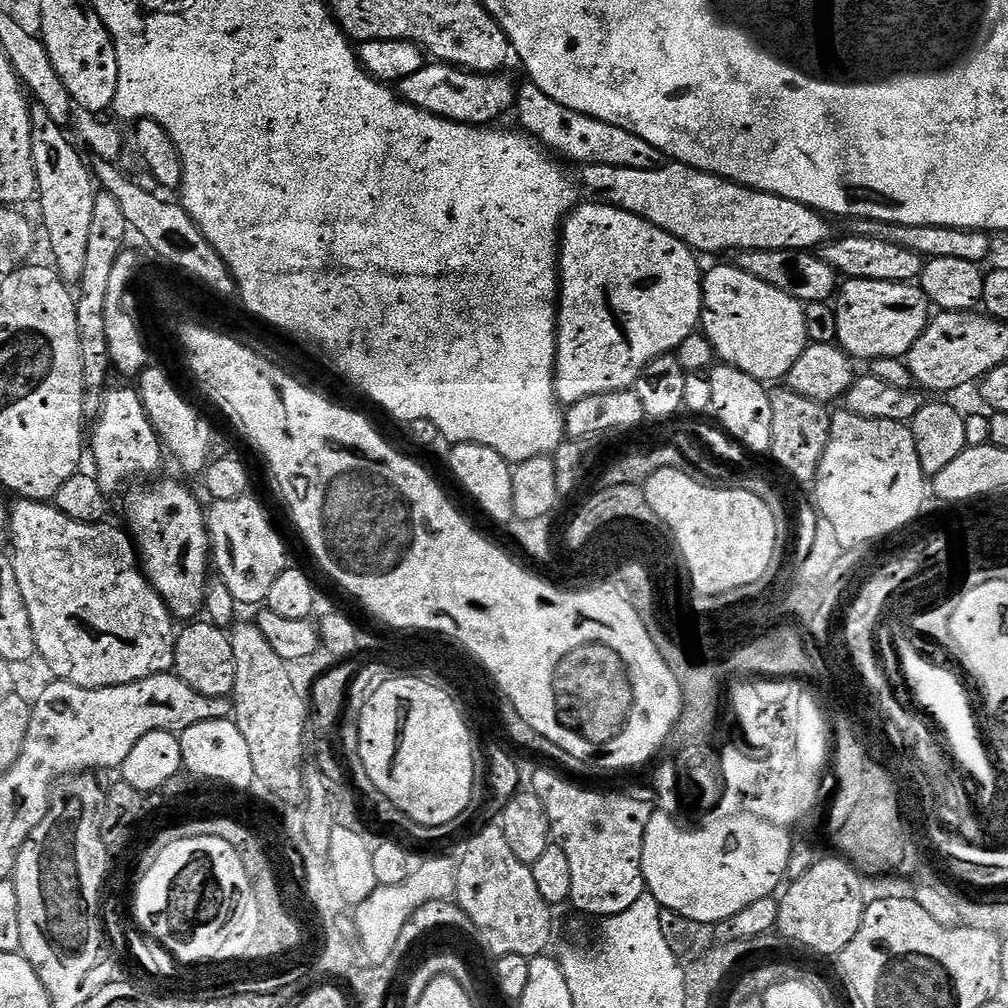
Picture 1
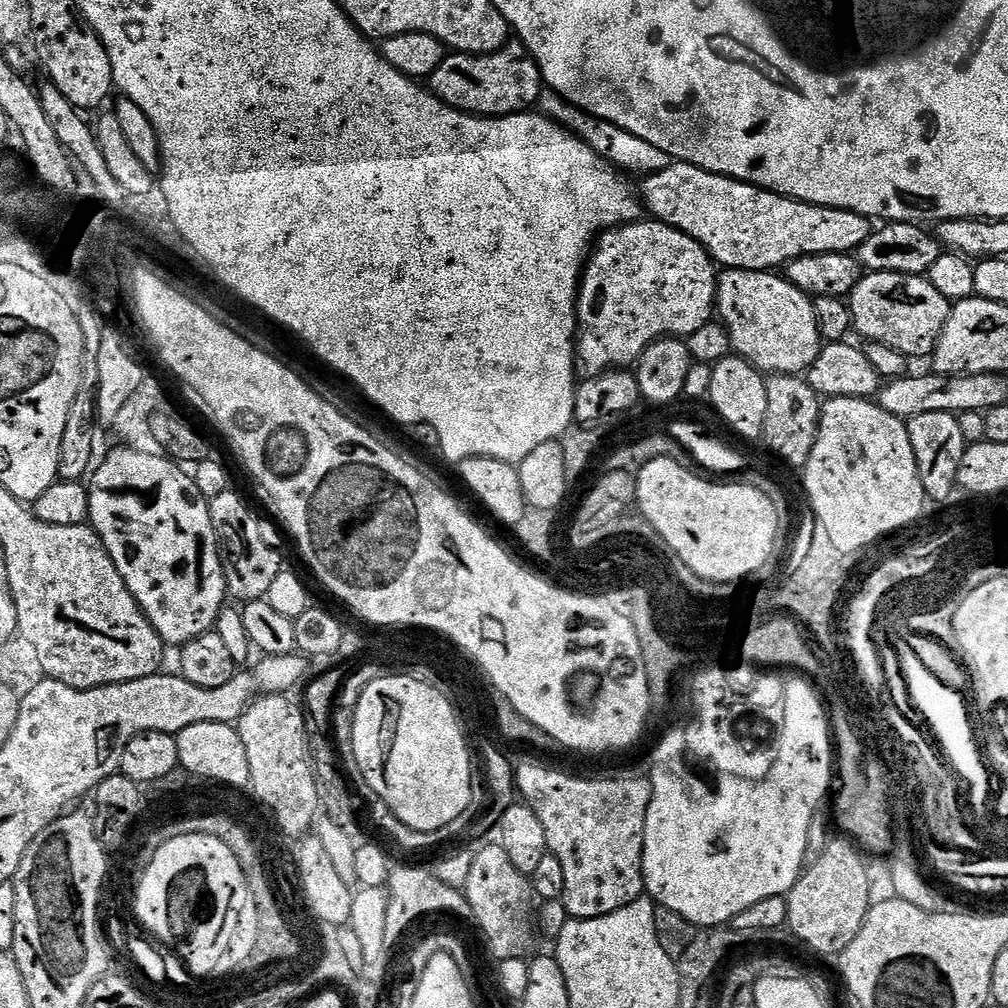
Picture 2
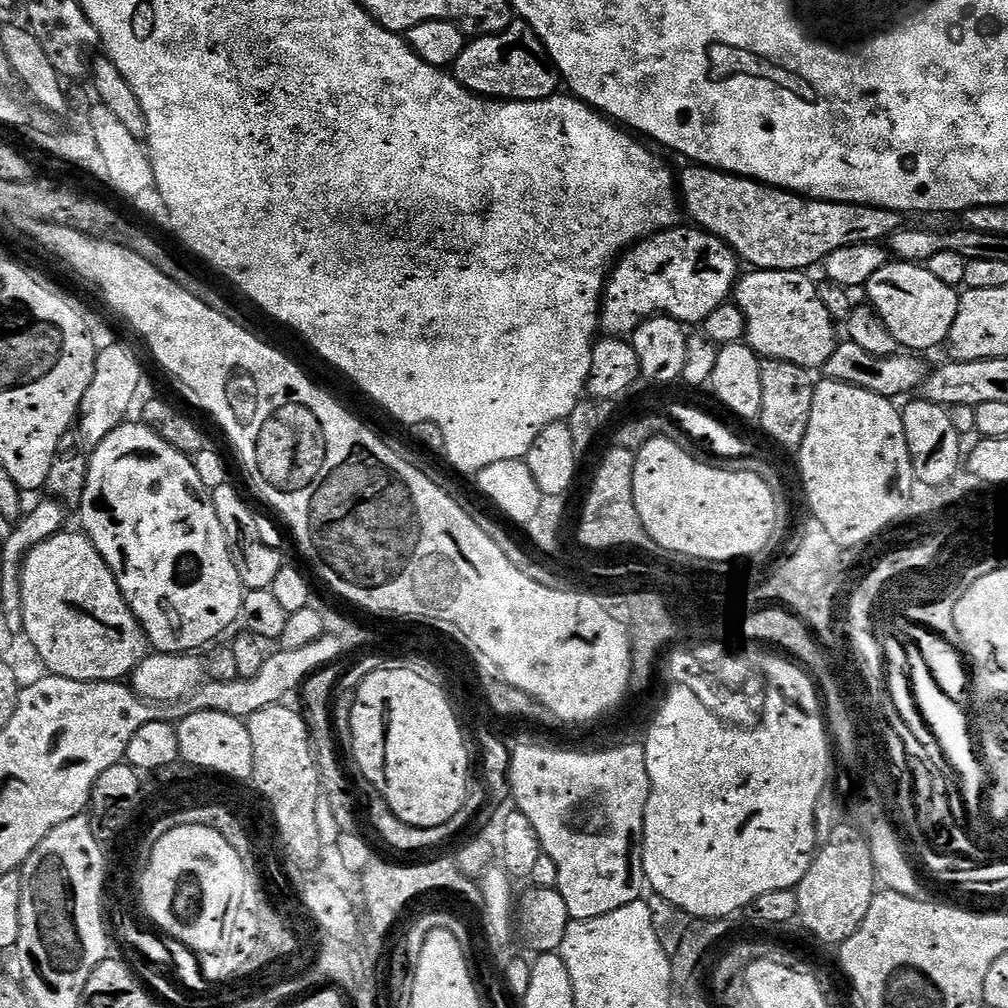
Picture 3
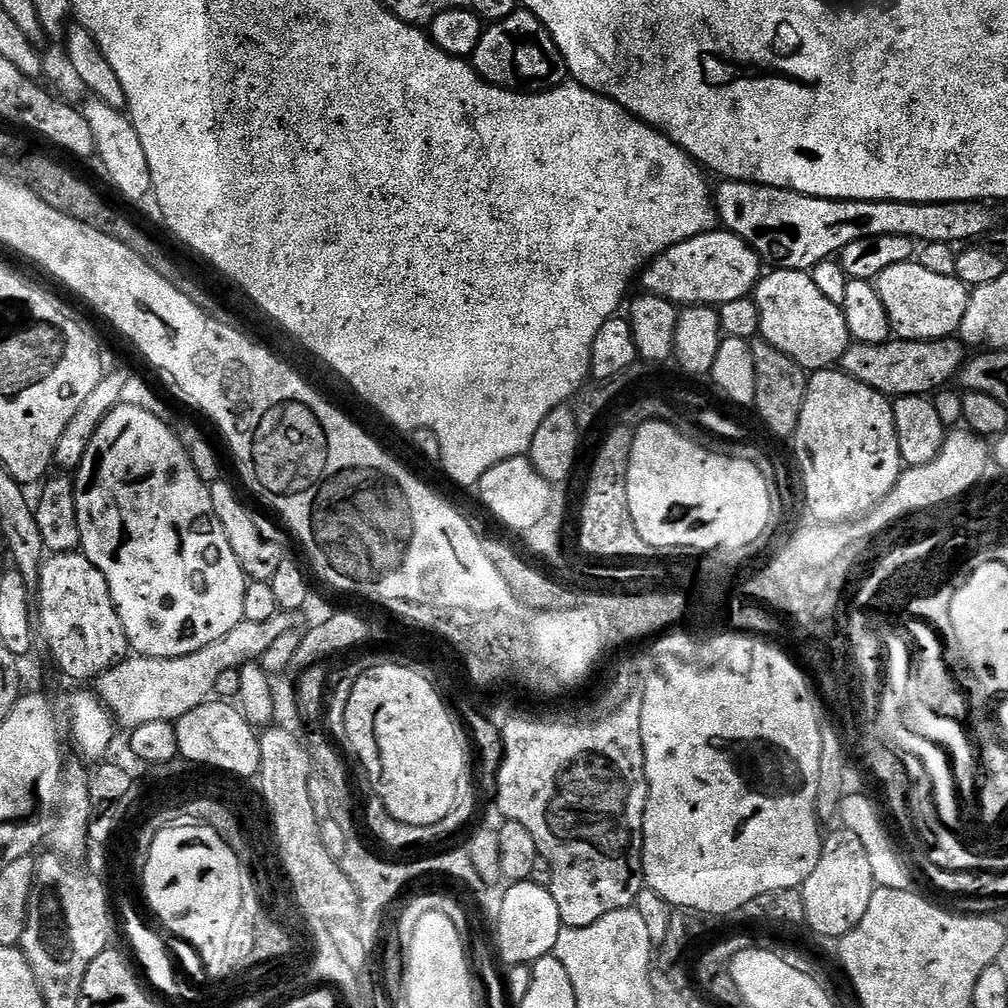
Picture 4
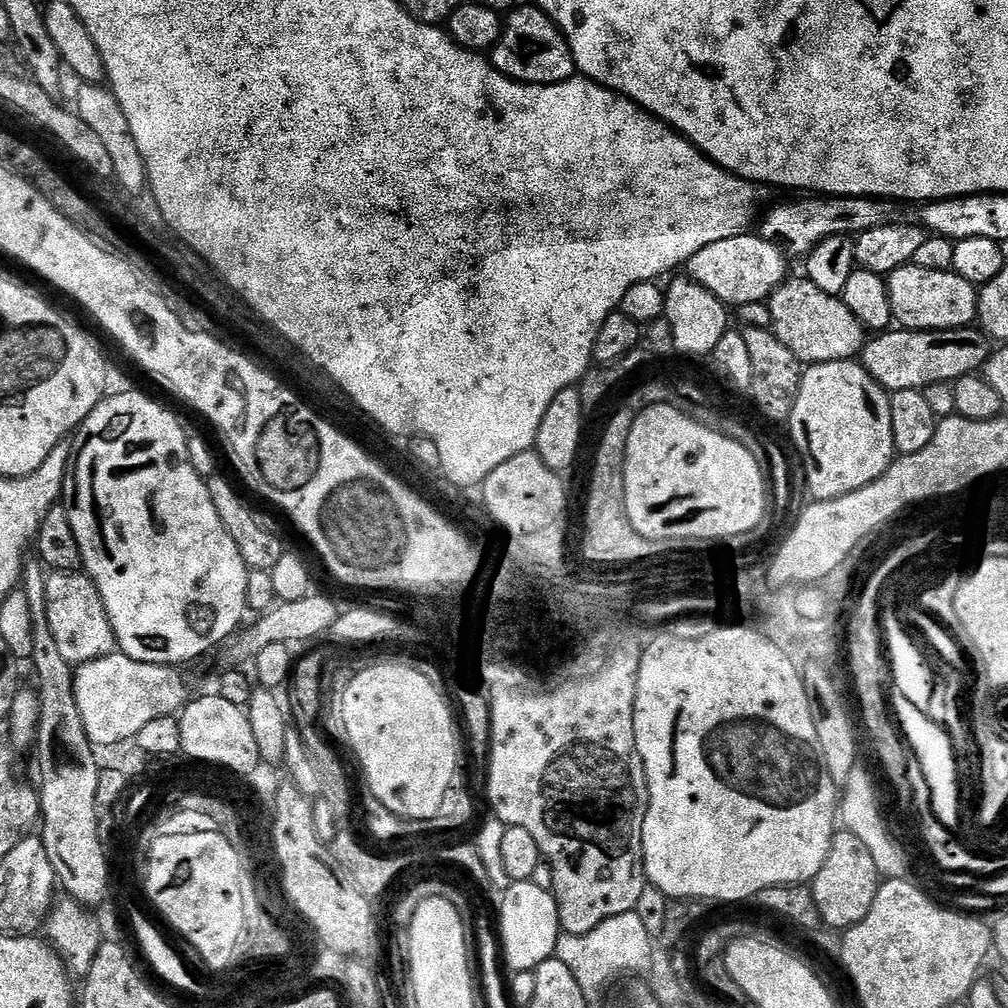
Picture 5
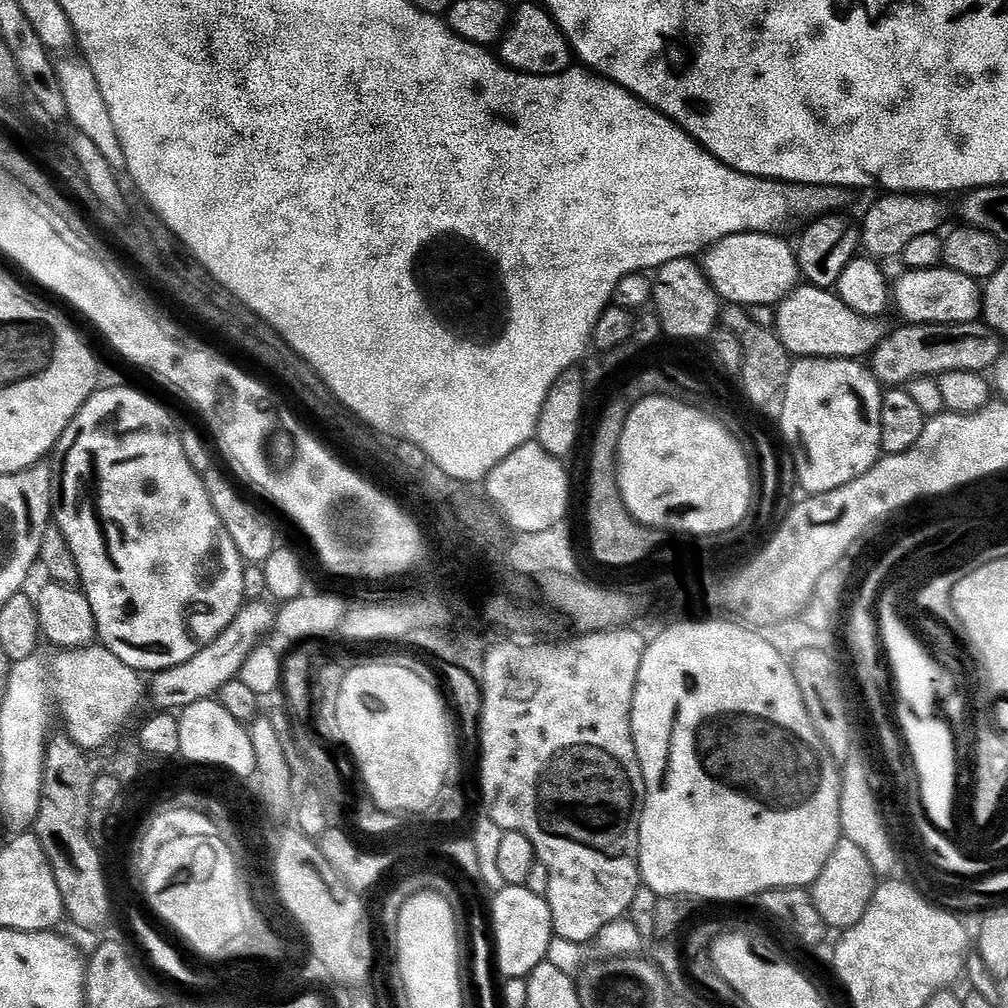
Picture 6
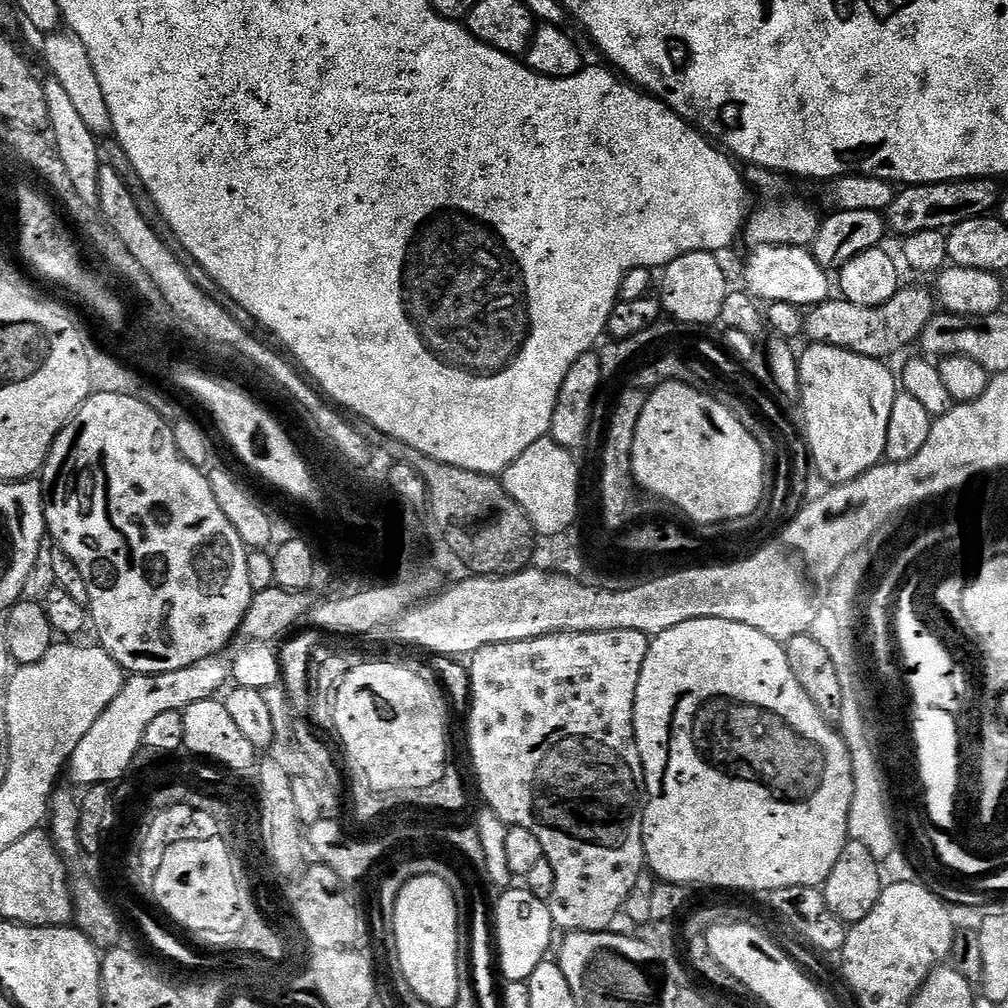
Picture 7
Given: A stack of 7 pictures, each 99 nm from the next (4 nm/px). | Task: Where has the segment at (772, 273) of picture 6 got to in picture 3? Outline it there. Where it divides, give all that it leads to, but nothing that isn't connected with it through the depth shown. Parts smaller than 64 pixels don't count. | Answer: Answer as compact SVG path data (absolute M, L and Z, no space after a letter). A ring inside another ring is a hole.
M677 226L665 232L654 232L645 240L639 240L617 259L608 282L604 285L604 298L600 301L600 328L607 335L627 337L635 332L641 320L663 314L673 316L685 326L703 325L704 320L718 306L722 306L733 295L738 271L738 257L723 240L699 226Z

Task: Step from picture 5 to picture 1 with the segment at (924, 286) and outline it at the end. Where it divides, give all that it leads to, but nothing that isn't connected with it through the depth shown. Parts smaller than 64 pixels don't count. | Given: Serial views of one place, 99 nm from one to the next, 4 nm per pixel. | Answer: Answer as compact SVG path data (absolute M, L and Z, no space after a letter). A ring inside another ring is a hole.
M845 279L834 300L836 340L849 356L860 360L907 357L930 319L930 301L916 282Z

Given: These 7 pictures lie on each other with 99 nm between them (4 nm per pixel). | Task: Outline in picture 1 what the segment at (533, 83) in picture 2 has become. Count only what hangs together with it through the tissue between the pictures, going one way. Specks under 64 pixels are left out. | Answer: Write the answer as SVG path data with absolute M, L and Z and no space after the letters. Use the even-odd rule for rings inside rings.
M443 62L425 63L418 74L410 74L410 78L399 81L398 91L404 99L416 108L433 112L447 120L456 120L459 124L488 126L499 118L503 112L513 111L517 81L512 81L504 74L493 74L488 70L469 70L457 68L454 64Z

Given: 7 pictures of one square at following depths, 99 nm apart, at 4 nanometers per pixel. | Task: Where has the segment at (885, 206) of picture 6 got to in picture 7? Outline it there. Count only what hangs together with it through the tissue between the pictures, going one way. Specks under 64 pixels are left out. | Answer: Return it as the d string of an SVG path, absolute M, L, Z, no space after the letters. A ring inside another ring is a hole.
M979 176L973 180L951 180L937 184L909 184L897 191L888 206L886 224L900 238L918 234L922 230L947 230L958 222L991 213L1002 195L995 179Z

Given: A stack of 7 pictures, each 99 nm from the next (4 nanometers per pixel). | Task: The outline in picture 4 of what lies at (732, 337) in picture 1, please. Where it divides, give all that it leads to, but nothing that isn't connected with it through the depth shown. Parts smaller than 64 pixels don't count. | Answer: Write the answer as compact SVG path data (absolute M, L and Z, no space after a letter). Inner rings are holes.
M776 268L772 273L761 275L760 283L754 289L754 299L760 315L760 336L770 346L782 350L794 362L798 362L809 373L822 372L839 365L840 359L846 354L850 337L844 309L839 304L830 302L818 286L814 286L811 275L807 271L795 272L793 268Z

